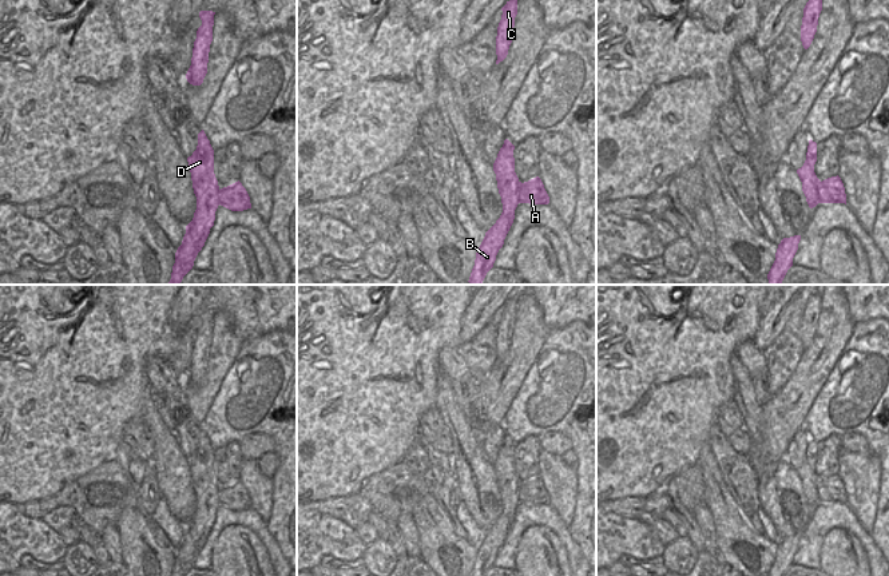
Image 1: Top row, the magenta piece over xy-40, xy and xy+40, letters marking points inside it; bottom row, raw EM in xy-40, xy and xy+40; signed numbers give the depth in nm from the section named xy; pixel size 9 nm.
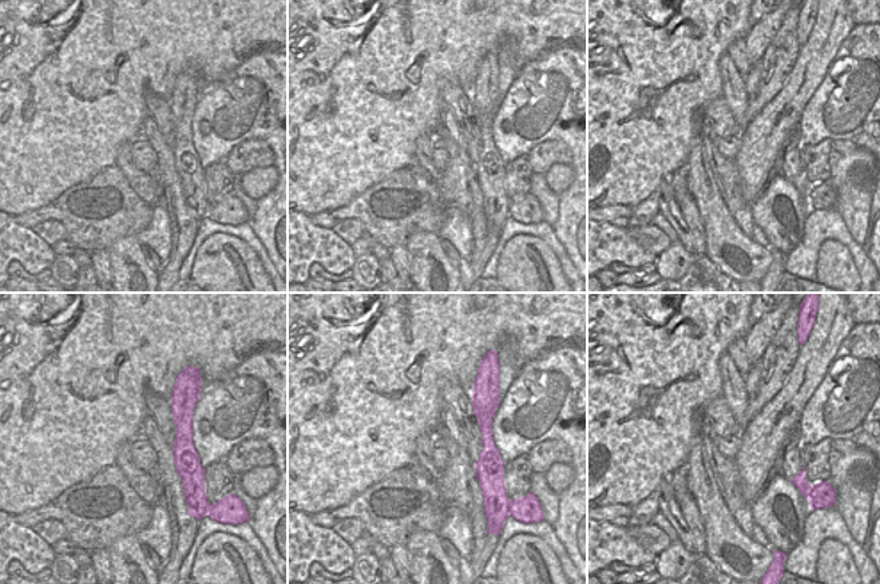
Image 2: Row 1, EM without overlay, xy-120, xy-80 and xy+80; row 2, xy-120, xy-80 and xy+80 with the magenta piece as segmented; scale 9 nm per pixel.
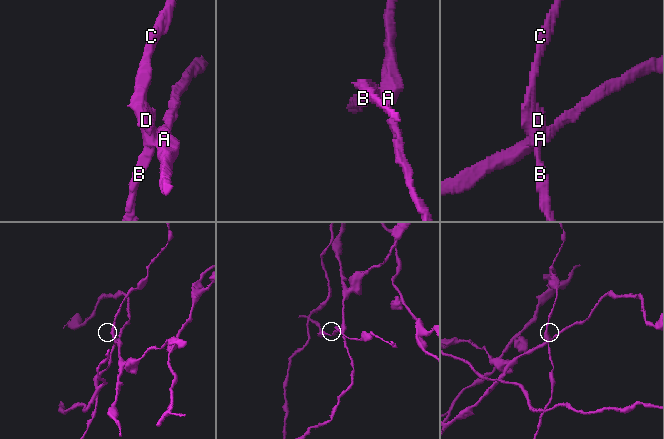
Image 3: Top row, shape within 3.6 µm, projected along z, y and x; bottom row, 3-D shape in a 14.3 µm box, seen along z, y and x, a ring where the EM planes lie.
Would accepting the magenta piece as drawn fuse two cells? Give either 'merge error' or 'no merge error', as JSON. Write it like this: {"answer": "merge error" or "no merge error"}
{"answer": "merge error"}

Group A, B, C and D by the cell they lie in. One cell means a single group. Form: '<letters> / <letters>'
A / B C D

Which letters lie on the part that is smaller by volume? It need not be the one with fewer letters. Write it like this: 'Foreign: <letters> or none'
Foreign: B, C, D

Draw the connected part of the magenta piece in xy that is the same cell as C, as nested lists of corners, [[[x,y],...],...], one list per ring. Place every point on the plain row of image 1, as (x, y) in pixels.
[[[515,297],[507,301],[507,303],[501,307],[501,310],[503,314],[497,326],[496,335],[496,354],[497,354],[496,364],[499,364],[507,357],[509,345],[512,342],[515,317],[517,314],[517,298]]]

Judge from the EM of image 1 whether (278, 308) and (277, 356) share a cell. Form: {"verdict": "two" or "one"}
{"verdict": "two"}

